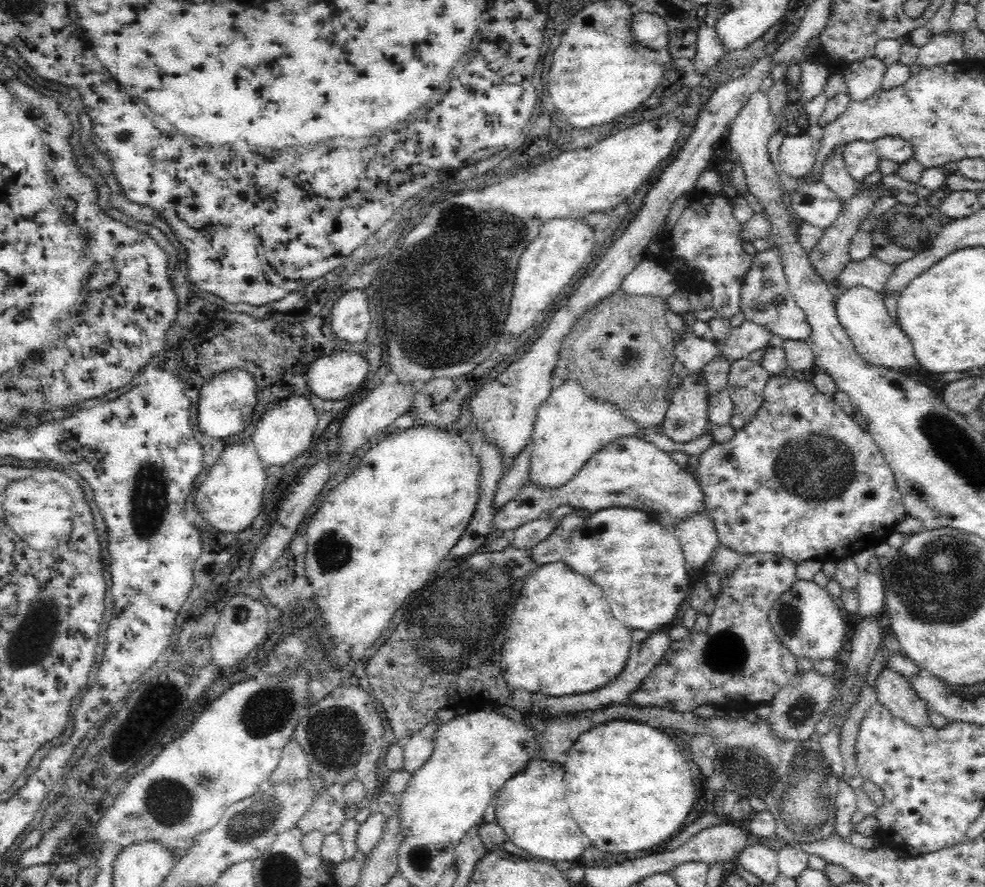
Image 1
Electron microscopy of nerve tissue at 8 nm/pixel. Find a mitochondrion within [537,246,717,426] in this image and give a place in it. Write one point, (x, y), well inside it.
(629, 358)

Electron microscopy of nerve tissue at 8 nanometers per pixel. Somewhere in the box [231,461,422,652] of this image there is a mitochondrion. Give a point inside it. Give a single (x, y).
(333, 551)

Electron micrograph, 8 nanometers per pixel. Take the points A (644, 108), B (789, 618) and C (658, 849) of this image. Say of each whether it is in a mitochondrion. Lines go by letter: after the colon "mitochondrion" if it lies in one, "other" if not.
A: other
B: mitochondrion
C: other

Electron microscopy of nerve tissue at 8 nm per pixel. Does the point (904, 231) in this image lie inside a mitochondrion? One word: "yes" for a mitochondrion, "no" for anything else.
yes

